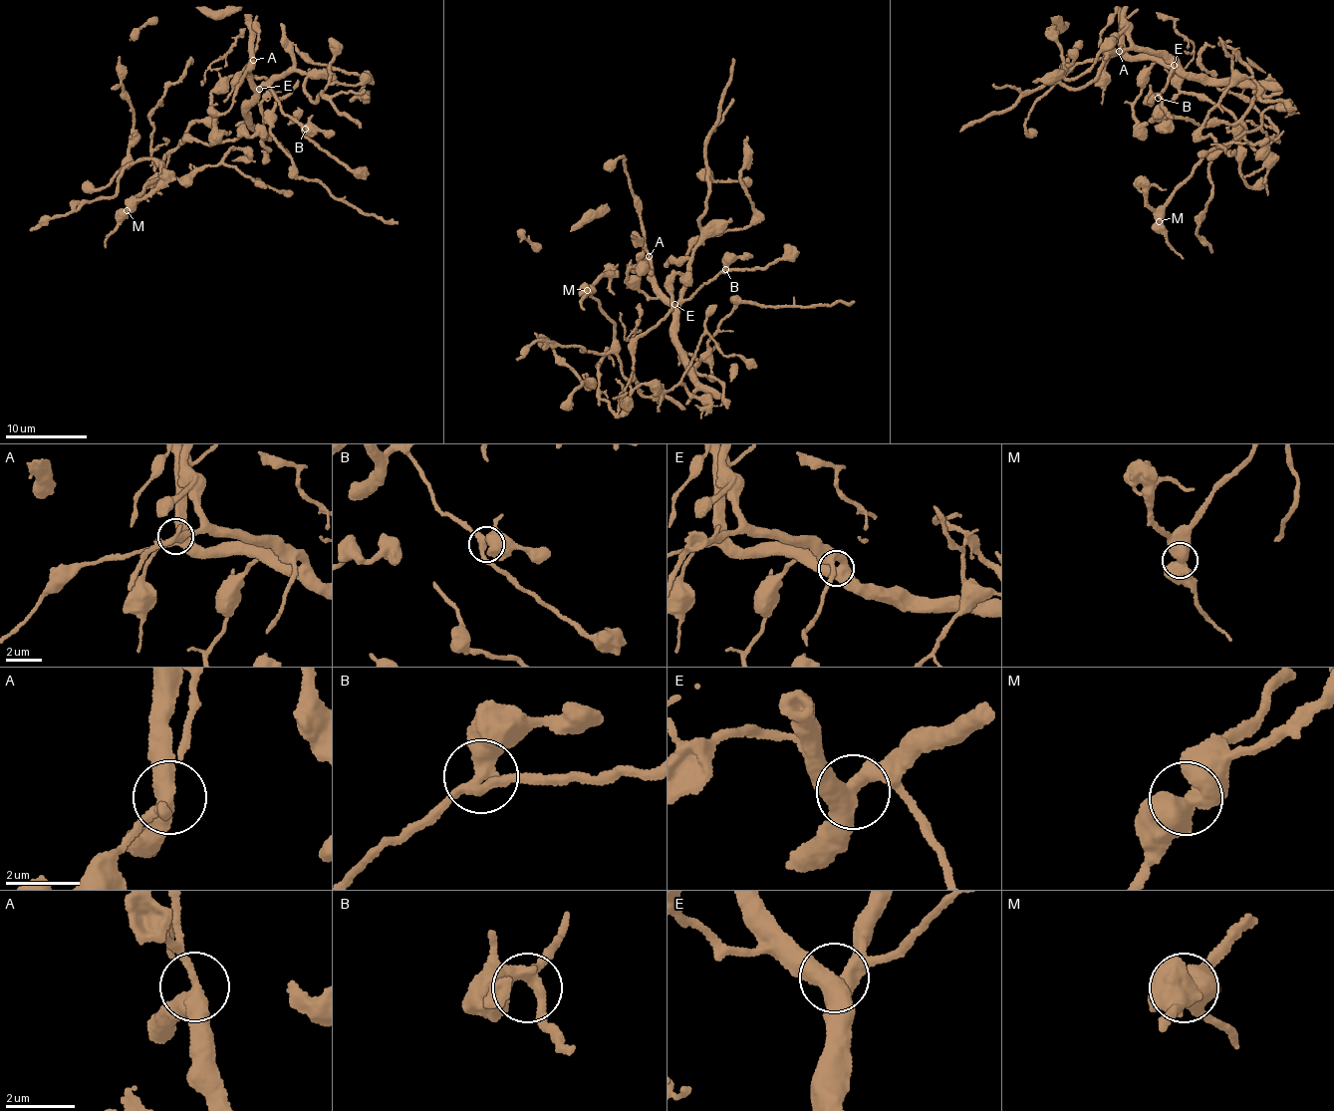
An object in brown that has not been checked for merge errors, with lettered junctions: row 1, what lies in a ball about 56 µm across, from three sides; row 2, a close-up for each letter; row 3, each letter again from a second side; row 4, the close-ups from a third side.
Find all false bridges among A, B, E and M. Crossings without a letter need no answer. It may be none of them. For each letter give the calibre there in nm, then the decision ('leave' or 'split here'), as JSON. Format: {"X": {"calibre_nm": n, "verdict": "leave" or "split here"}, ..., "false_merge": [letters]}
{"A": {"calibre_nm": 420, "verdict": "leave"}, "B": {"calibre_nm": 320, "verdict": "leave"}, "E": {"calibre_nm": 480, "verdict": "leave"}, "M": {"calibre_nm": 650, "verdict": "leave"}, "false_merge": []}

